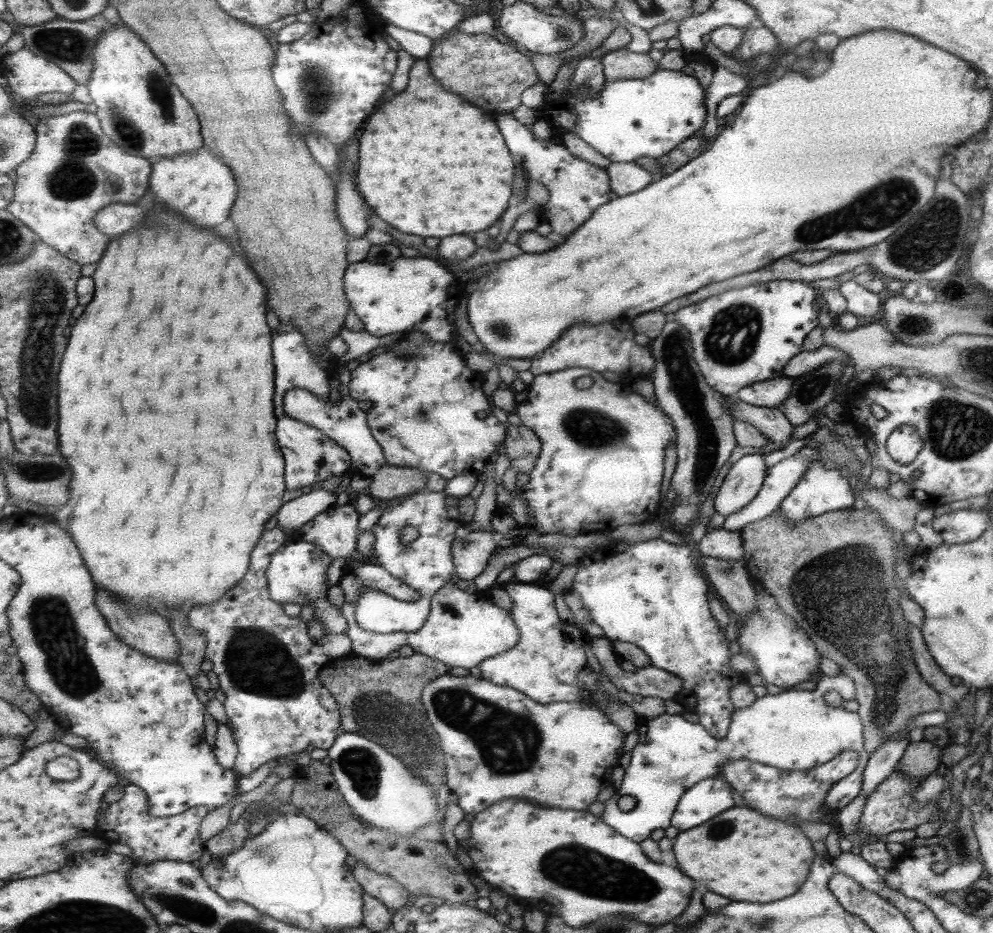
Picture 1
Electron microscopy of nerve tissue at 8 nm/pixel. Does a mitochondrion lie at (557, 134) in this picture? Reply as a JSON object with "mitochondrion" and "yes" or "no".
{"mitochondrion":"no"}

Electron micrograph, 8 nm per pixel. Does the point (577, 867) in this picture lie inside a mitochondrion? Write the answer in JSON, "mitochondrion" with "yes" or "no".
{"mitochondrion":"yes"}

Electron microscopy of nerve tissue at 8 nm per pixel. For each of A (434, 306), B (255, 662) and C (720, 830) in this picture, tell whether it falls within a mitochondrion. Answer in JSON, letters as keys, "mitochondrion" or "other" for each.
{"A":"other","B":"mitochondrion","C":"mitochondrion"}

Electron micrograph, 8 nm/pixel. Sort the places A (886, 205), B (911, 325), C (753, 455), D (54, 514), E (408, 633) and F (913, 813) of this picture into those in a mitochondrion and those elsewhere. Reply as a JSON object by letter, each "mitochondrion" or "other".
{"A":"mitochondrion","B":"mitochondrion","C":"other","D":"other","E":"other","F":"other"}

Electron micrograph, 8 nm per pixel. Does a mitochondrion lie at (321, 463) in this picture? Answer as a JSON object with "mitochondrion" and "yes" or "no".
{"mitochondrion":"no"}

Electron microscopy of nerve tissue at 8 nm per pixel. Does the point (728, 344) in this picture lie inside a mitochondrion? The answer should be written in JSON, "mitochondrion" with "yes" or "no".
{"mitochondrion":"yes"}

